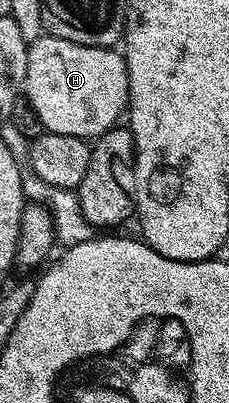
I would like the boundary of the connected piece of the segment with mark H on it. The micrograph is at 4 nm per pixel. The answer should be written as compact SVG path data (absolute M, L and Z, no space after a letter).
M41 33L27 44L27 64L23 91L27 104L37 113L44 132L65 133L69 137L81 137L94 141L120 122L119 114L128 110L127 60L118 50L110 47L90 47L73 41L65 41L50 33Z

